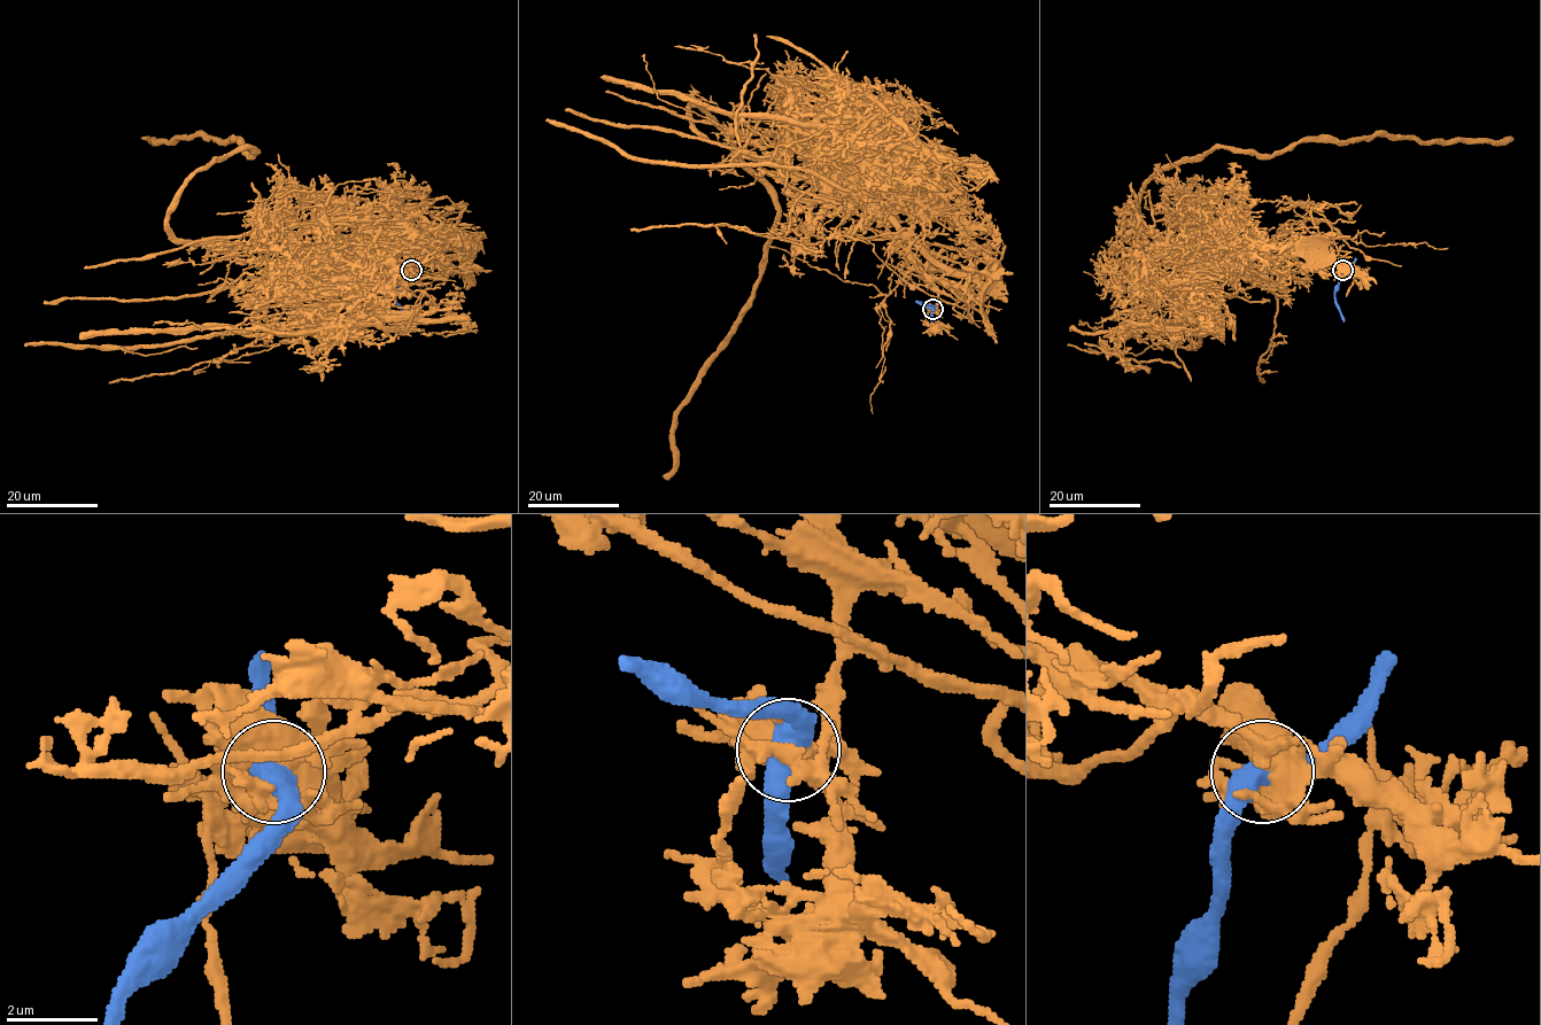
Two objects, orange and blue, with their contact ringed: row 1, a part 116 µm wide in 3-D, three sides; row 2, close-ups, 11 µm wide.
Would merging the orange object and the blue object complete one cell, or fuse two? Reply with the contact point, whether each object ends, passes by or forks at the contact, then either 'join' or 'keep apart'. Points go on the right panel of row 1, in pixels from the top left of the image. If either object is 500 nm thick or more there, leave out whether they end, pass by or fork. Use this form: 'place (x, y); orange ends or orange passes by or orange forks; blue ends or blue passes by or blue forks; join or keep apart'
place (1342, 270); orange forks; blue passes by; keep apart

